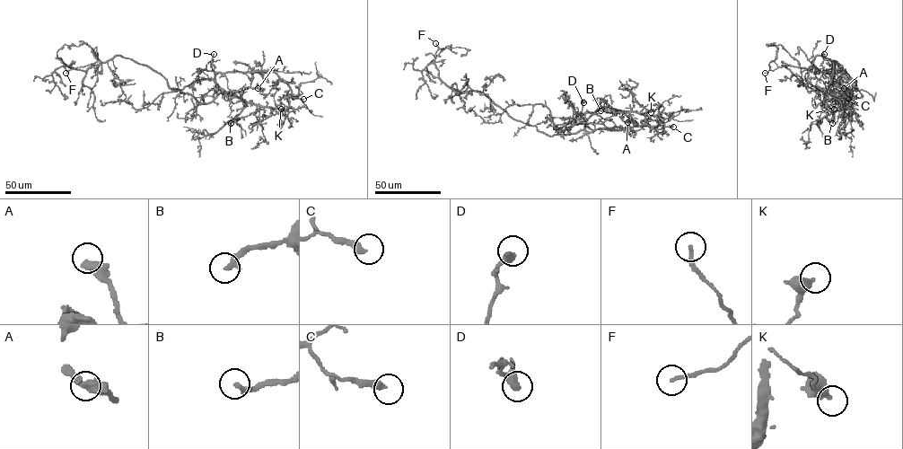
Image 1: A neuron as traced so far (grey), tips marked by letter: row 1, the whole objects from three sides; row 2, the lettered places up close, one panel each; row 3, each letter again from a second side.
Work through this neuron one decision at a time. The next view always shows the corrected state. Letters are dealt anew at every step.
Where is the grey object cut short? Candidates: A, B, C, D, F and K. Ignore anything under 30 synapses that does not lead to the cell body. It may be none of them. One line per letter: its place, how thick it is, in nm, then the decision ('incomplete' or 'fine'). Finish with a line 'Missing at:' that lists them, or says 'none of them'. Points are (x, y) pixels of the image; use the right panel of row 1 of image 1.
A: place (844, 88); calibre 440 nm; fine
B: place (832, 123); calibre 280 nm; incomplete
C: place (848, 99); calibre 360 nm; fine
D: place (824, 54); calibre 320 nm; fine
F: place (765, 73); calibre 170 nm; fine
K: place (834, 109); calibre 400 nm; fine
Missing at: B

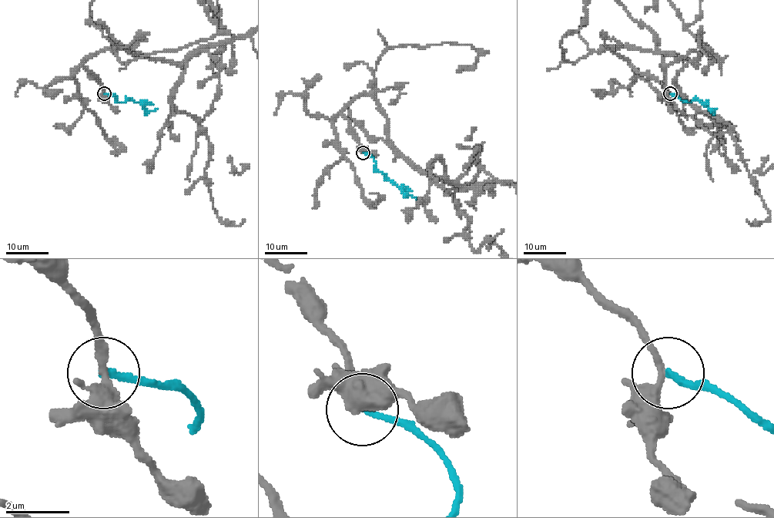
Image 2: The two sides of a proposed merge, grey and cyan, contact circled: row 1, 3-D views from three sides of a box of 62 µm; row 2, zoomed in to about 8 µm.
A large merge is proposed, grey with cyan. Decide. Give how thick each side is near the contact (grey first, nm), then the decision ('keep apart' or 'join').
calibres 300 and 170 nm; keep apart

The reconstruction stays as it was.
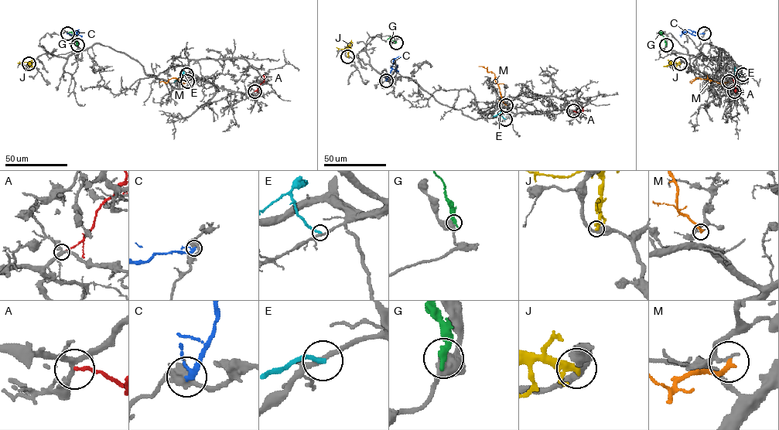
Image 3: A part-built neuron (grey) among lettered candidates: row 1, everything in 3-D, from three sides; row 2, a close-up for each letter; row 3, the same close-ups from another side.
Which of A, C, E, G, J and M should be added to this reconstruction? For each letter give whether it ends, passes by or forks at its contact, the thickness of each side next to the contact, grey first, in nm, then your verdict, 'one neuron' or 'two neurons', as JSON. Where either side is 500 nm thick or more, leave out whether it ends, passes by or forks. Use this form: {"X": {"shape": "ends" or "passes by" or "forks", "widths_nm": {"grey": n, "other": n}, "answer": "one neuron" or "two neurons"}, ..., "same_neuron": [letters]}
{"A": {"shape": "ends", "widths_nm": {"grey": 240, "other": 150}, "answer": "two neurons"}, "C": {"shape": "passes by", "widths_nm": {"grey": 460, "other": 190}, "answer": "two neurons"}, "E": {"shape": "ends", "widths_nm": {"grey": 240, "other": 220}, "answer": "two neurons"}, "G": {"widths_nm": {"grey": 600, "other": 360}, "answer": "two neurons"}, "J": {"shape": "passes by", "widths_nm": {"grey": 360, "other": 280}, "answer": "two neurons"}, "M": {"shape": "ends", "widths_nm": {"grey": 180, "other": 260}, "answer": "two neurons"}, "same_neuron": []}

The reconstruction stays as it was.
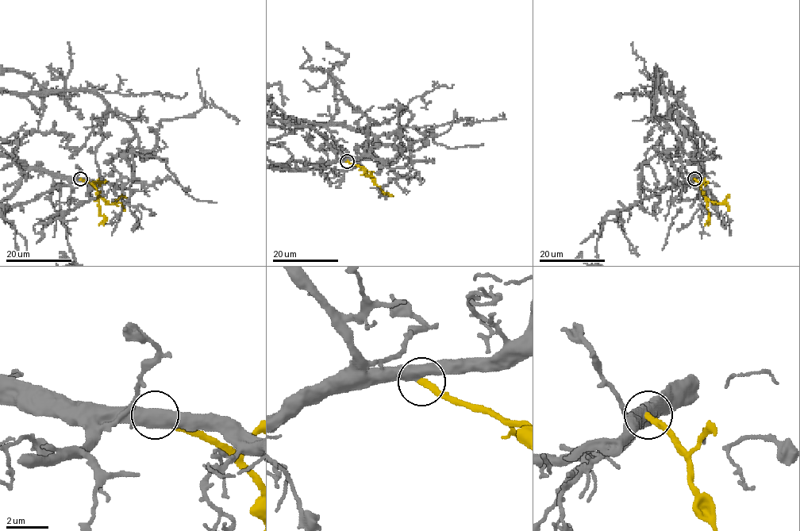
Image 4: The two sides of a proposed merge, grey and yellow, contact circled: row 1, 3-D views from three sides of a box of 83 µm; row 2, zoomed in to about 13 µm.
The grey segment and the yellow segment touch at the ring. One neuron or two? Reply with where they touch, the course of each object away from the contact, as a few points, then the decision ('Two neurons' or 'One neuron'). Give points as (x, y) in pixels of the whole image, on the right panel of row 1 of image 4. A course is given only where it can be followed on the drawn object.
Place: (694, 178). Course of yellow: (694, 179), (710, 200), (721, 204), (725, 199), (728, 211). One neuron

